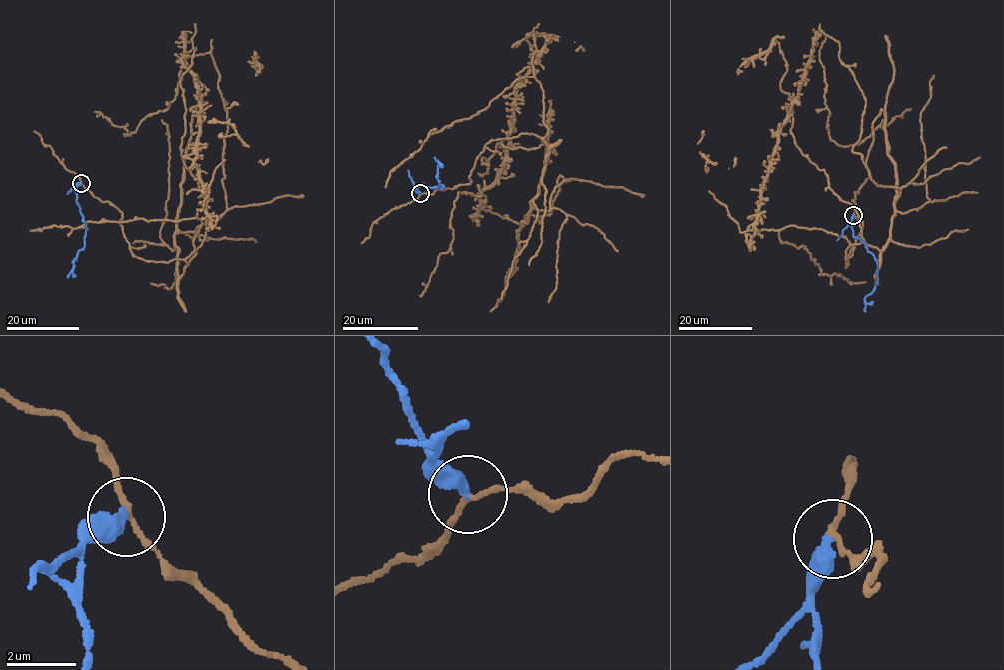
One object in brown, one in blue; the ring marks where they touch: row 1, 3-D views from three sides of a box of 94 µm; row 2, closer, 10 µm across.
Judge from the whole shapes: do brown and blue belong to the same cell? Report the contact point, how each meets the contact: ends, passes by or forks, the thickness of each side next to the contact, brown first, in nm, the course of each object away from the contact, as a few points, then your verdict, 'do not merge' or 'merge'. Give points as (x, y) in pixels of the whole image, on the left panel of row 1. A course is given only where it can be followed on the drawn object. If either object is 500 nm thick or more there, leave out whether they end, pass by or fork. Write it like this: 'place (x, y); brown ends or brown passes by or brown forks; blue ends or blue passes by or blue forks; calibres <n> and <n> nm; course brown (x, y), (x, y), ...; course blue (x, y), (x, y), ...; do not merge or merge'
place (81, 183); brown passes by; blue ends; calibres 140 and 400 nm; course brown (81, 183), (131, 252), (182, 259), (180, 276), (174, 235), (226, 209), (210, 53), (129, 135), (95, 111); course blue (81, 183), (76, 186), (76, 201), (85, 224), (84, 245), (67, 278); do not merge

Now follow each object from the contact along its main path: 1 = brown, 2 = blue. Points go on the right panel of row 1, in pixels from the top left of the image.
1: (853, 215), (846, 266), (901, 189), (852, 151), (866, 98), (826, 35), (831, 140), (910, 109)
2: (853, 215), (853, 236), (862, 241), (878, 264), (874, 290), (865, 298), (865, 312)

